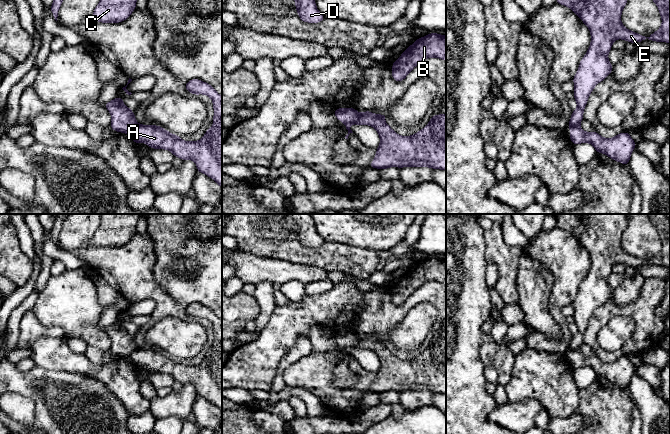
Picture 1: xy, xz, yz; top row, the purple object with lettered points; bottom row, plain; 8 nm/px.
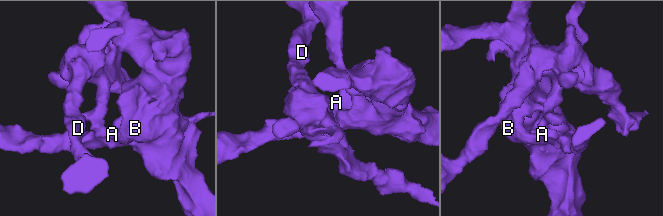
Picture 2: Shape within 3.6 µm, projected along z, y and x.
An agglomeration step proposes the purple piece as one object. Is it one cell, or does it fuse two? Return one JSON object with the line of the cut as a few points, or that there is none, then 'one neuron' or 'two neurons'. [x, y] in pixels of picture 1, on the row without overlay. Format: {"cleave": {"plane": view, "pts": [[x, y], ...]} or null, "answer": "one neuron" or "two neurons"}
{"cleave": {"plane": "xz", "pts": [[358, 338], [353, 346], [345, 348]]}, "answer": "two neurons"}

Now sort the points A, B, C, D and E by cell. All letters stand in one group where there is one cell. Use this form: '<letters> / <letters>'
A B / C D E

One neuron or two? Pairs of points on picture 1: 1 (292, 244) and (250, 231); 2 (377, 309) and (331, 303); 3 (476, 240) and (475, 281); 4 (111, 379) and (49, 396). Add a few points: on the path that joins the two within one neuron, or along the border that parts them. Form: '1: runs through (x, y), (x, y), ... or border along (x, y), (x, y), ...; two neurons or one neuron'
1: runs through (282, 243), (270, 233), (260, 232); one neuron
2: border along (364, 292), (363, 305), (355, 316), (353, 329); two neurons
3: runs through (476, 250), (475, 271); one neuron
4: border along (79, 373), (101, 381), (118, 398); two neurons

